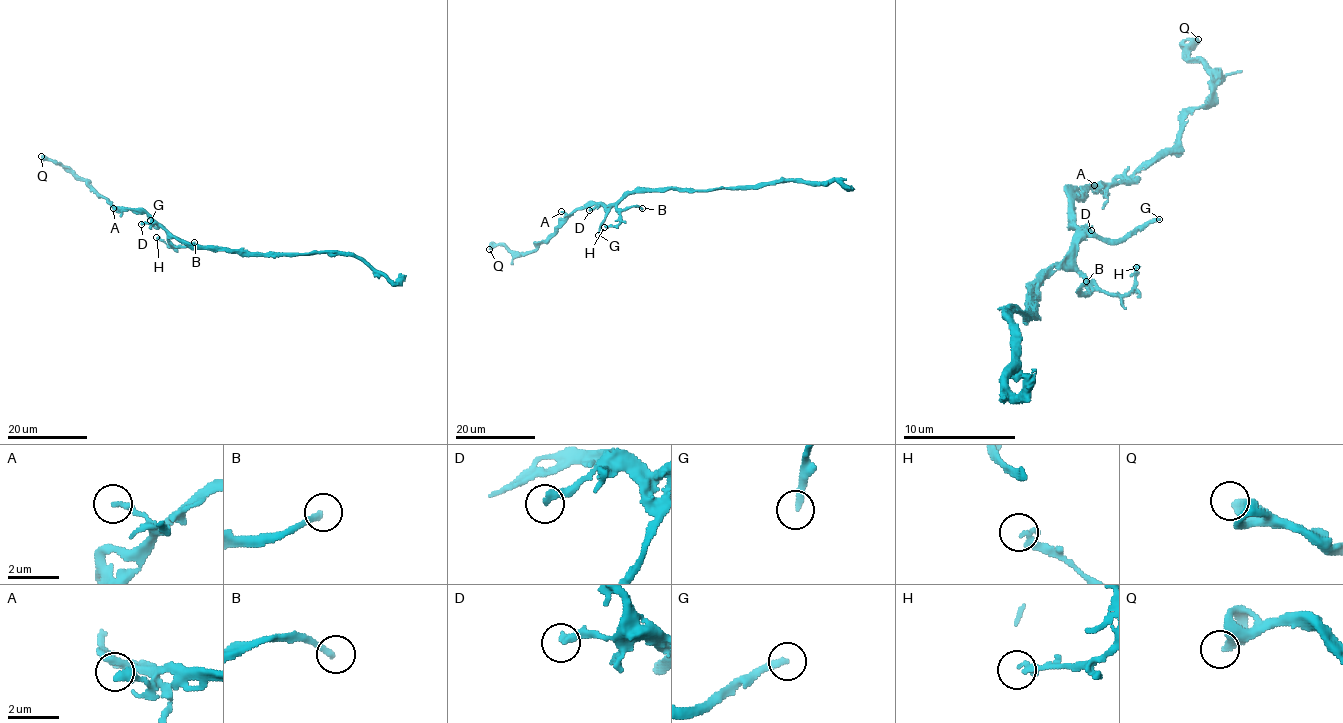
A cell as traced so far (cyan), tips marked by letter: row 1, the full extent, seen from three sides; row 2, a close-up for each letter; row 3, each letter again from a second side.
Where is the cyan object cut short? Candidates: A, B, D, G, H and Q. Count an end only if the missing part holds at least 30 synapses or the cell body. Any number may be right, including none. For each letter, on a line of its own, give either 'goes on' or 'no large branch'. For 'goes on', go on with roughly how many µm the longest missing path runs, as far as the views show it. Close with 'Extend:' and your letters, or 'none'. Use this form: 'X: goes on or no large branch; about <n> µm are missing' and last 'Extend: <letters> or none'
A: no large branch
B: goes on; about 15 µm are missing
D: no large branch
G: goes on; about 25 µm are missing
H: no large branch
Q: no large branch
Extend: B, G

